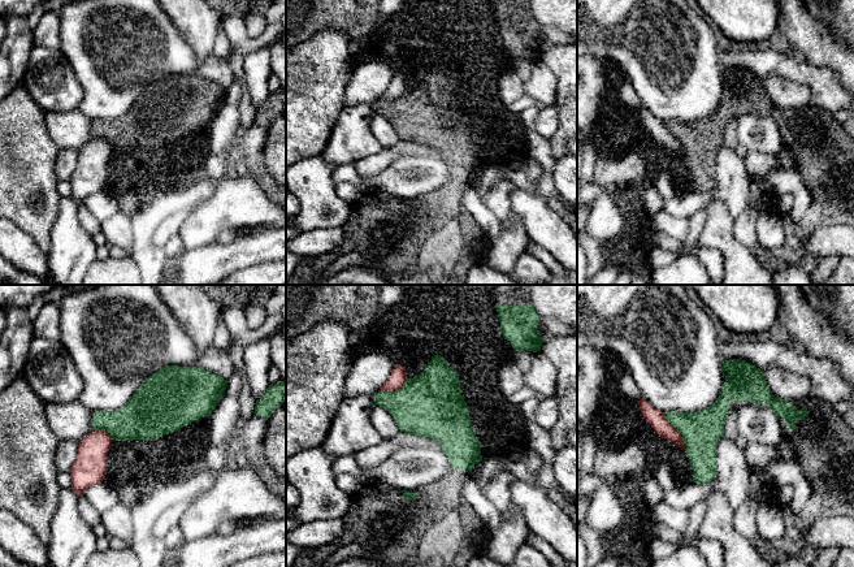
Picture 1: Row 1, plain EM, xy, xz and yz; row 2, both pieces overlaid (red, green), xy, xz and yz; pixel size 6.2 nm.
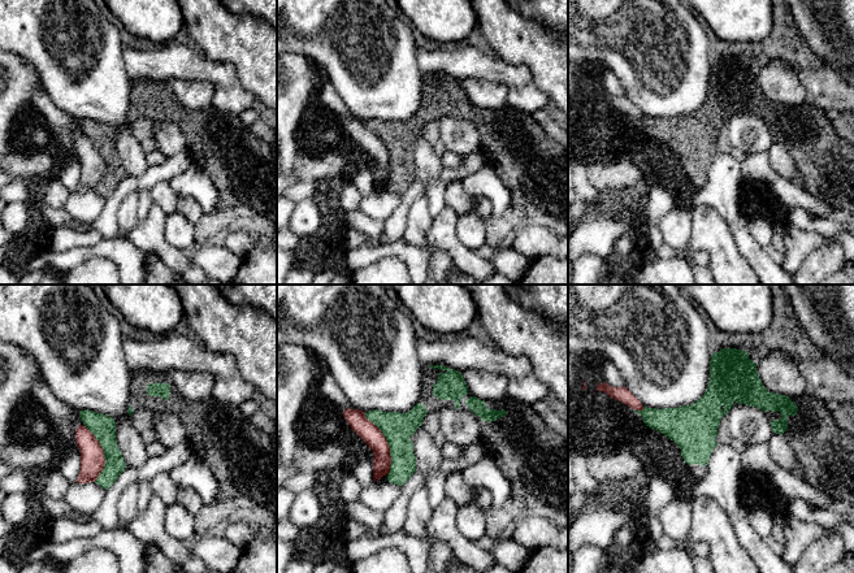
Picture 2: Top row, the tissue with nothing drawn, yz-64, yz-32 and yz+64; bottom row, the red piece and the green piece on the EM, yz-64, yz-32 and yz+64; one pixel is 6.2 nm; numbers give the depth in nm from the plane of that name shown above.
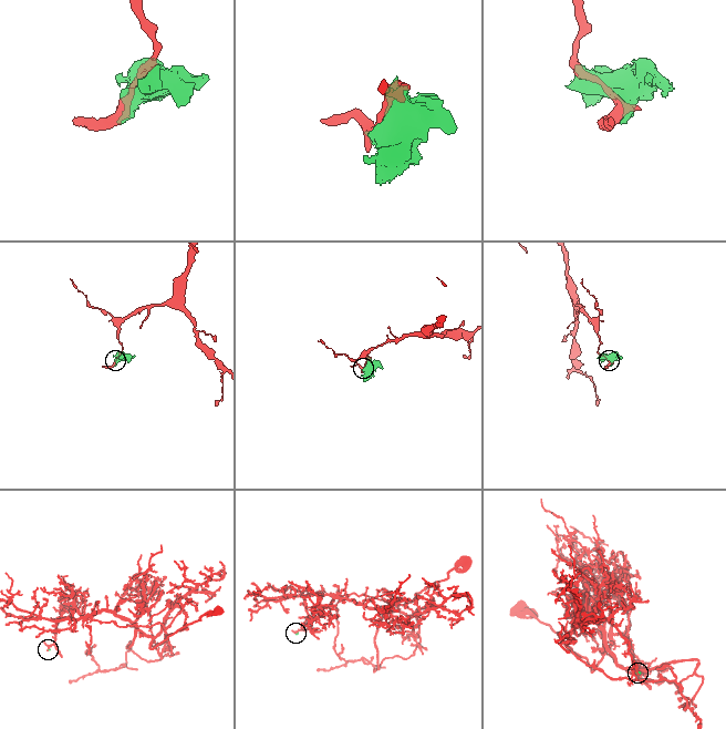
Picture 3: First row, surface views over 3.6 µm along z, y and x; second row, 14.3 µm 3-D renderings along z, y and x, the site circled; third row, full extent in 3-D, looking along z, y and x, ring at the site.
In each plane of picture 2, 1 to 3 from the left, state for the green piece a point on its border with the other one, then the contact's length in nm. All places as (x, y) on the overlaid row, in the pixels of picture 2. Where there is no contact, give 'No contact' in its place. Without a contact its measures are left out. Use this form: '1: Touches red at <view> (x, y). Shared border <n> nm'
1: Touches red at yz-64 (103, 452). Shared border 360 nm
2: Touches red at yz-32 (388, 445). Shared border 420 nm
3: Touches red at yz+64 (638, 409). Shared border 70 nm

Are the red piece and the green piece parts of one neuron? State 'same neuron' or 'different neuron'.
different neuron

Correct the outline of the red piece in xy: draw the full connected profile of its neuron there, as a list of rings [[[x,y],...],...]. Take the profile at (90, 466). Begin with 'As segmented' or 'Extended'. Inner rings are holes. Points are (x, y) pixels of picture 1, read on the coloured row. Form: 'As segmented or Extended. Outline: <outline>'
As segmented. Outline: [[[92,430],[78,445],[78,455],[69,471],[71,490],[79,497],[95,484],[105,480],[107,456],[113,440],[105,430]]]

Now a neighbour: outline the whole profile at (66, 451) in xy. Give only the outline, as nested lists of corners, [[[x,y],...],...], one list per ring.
[[[58,441],[56,454],[55,454],[55,464],[58,472],[69,472],[77,455],[78,455],[78,441]]]

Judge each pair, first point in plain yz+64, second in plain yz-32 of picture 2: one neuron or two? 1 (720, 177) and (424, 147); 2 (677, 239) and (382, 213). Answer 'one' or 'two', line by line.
1: one
2: two

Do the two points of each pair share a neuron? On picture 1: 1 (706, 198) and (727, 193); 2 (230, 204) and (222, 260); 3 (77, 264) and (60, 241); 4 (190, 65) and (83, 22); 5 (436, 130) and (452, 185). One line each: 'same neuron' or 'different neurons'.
1: same neuron
2: different neurons
3: same neuron
4: same neuron
5: same neuron

